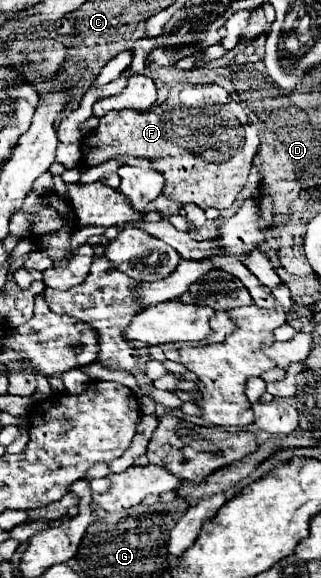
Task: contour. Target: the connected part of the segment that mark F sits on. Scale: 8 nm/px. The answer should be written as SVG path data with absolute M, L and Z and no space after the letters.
M186 83L180 87L178 107L162 103L148 113L134 109L108 111L100 119L98 133L88 133L82 139L82 155L86 167L100 165L120 155L146 157L154 161L156 169L164 175L164 195L178 205L196 203L202 209L226 209L246 185L258 145L258 129L240 113L238 103L232 101L222 87L214 83Z

